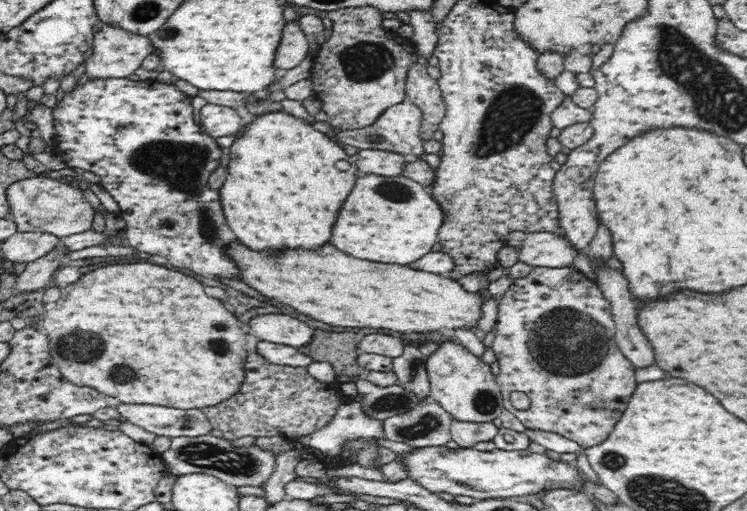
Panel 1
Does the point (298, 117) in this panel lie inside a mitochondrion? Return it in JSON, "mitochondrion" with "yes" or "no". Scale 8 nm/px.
{"mitochondrion":"no"}

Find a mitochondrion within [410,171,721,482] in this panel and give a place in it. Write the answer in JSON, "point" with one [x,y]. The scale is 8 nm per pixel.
{"point":[566,343]}

